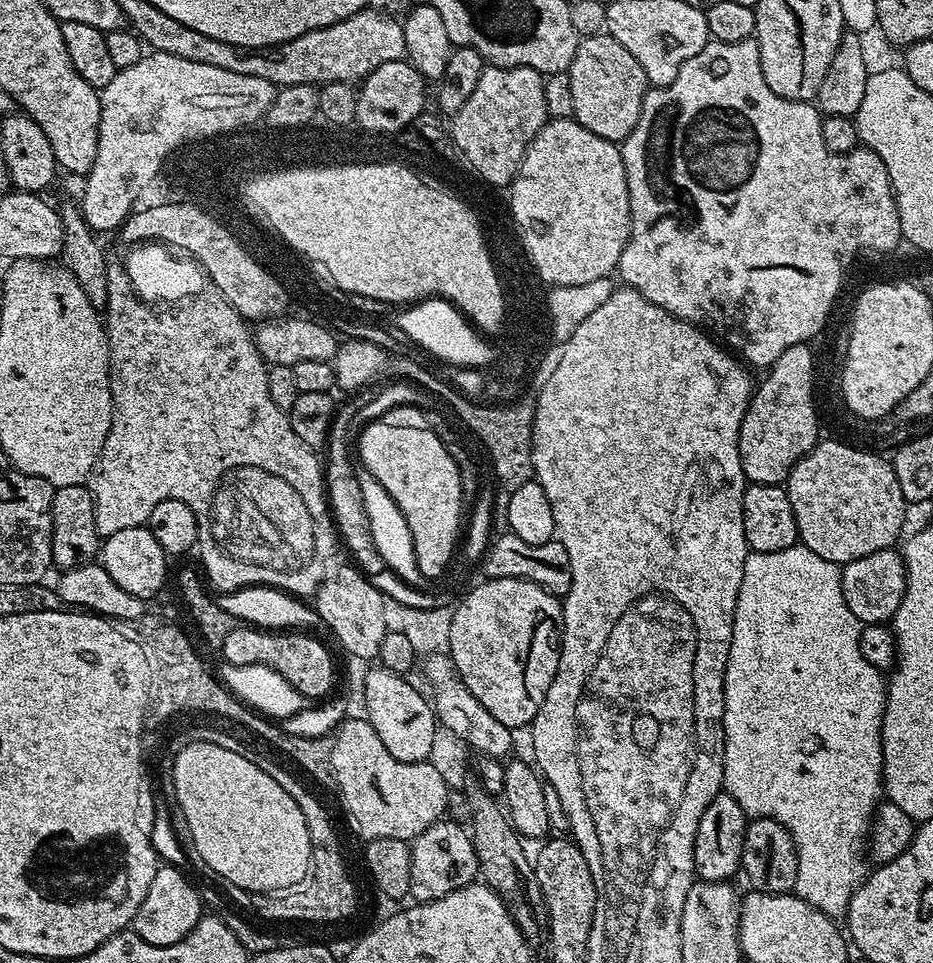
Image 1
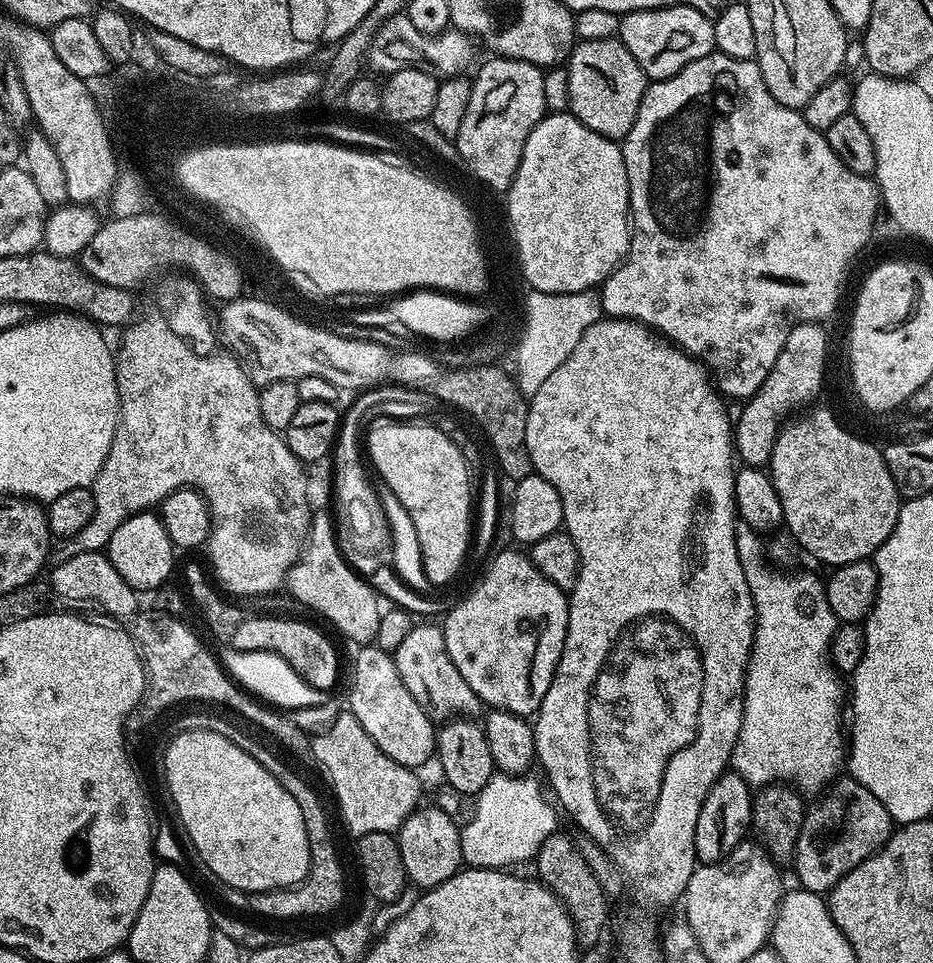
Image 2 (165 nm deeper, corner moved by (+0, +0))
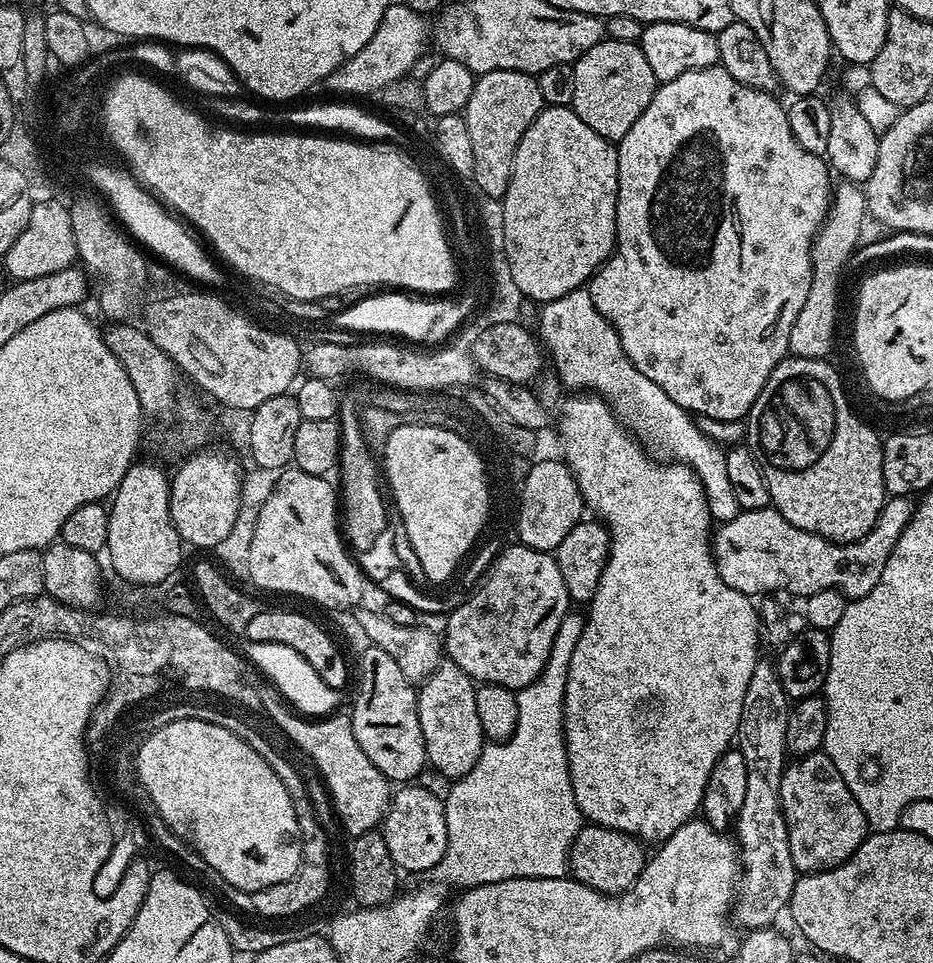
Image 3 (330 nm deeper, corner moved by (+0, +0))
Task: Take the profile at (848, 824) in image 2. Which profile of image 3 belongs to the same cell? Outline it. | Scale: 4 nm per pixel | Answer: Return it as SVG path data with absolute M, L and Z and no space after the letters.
M817 751L791 761L780 779L780 806L787 822L790 854L799 873L836 868L852 856L870 829L862 808L852 796L830 758Z

